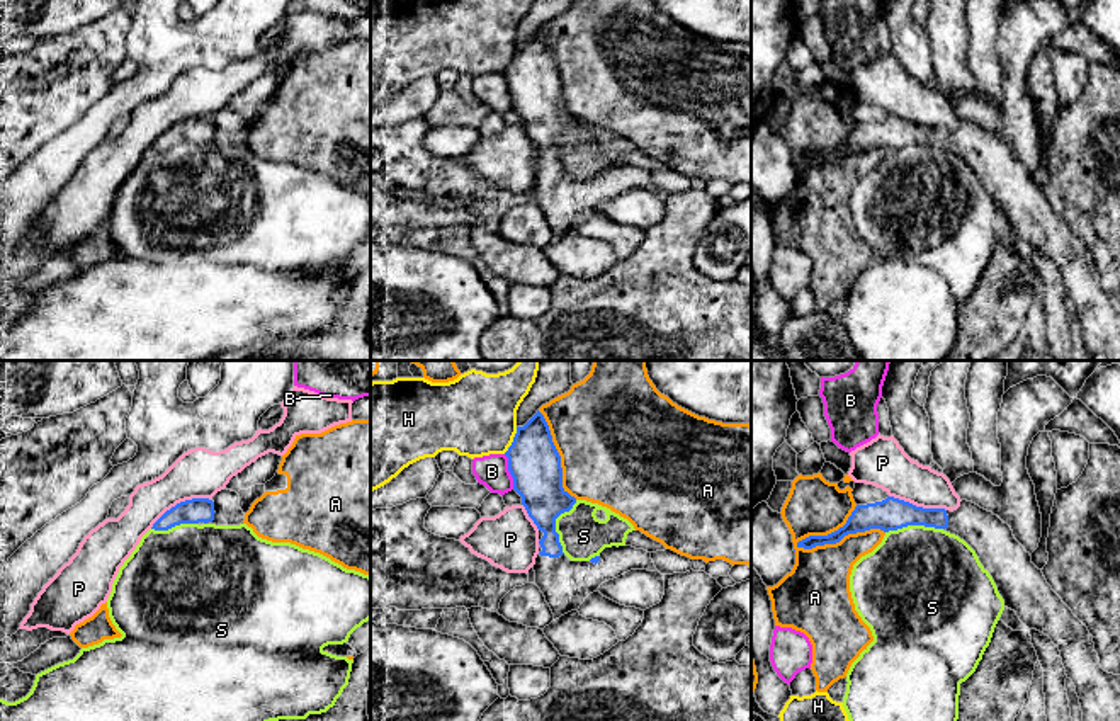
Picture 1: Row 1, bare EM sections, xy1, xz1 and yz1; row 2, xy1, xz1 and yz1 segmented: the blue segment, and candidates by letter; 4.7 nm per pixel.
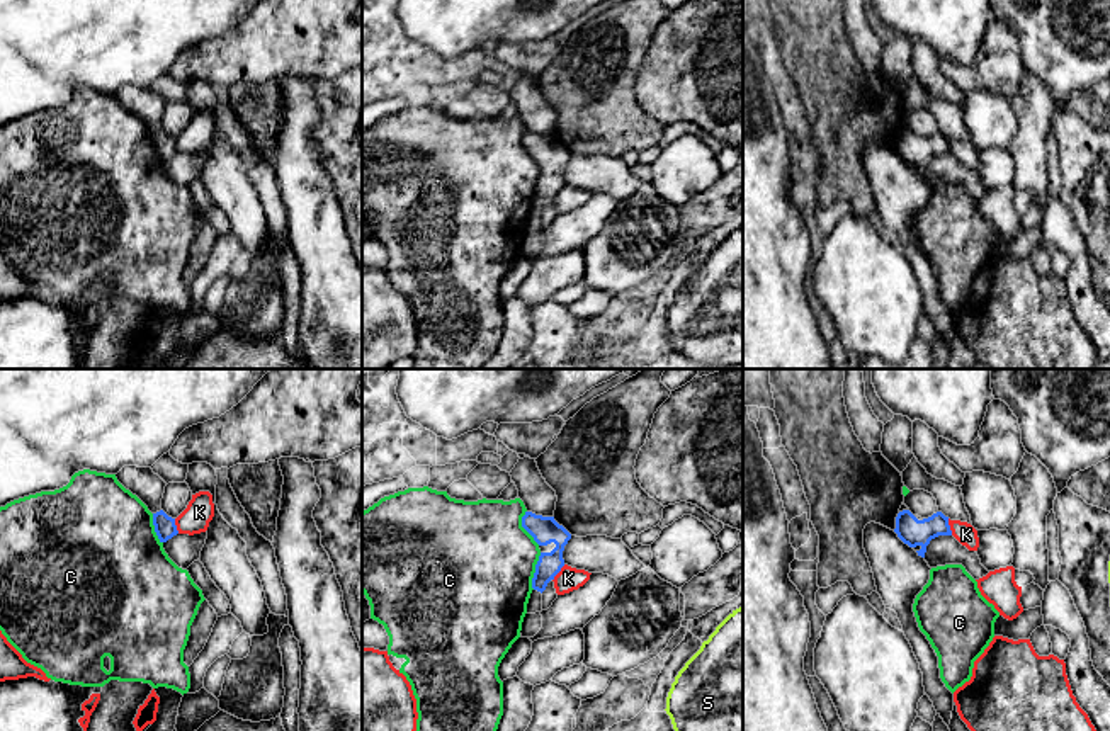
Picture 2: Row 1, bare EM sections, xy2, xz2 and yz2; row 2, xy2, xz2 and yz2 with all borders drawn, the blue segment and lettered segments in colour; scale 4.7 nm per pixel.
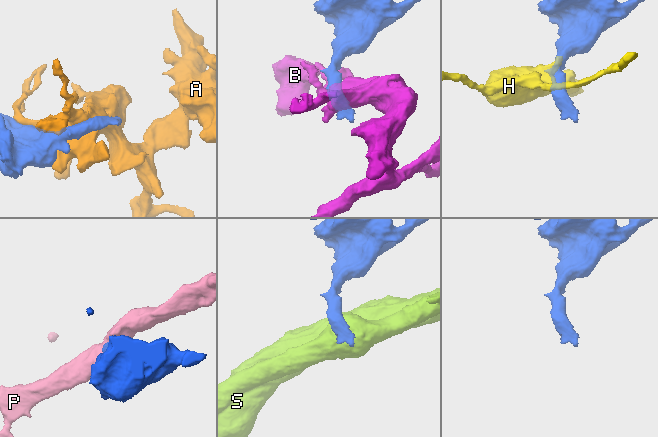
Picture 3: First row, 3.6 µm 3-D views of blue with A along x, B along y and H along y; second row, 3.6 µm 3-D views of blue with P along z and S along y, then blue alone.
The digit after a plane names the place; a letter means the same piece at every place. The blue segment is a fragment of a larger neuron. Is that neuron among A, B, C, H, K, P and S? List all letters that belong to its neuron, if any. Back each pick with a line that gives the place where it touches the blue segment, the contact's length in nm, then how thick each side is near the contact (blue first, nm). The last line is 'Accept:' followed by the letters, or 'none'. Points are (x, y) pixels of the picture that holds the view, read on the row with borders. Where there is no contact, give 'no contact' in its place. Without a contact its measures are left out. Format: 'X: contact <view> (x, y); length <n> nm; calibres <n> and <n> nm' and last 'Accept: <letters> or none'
Accept: none

